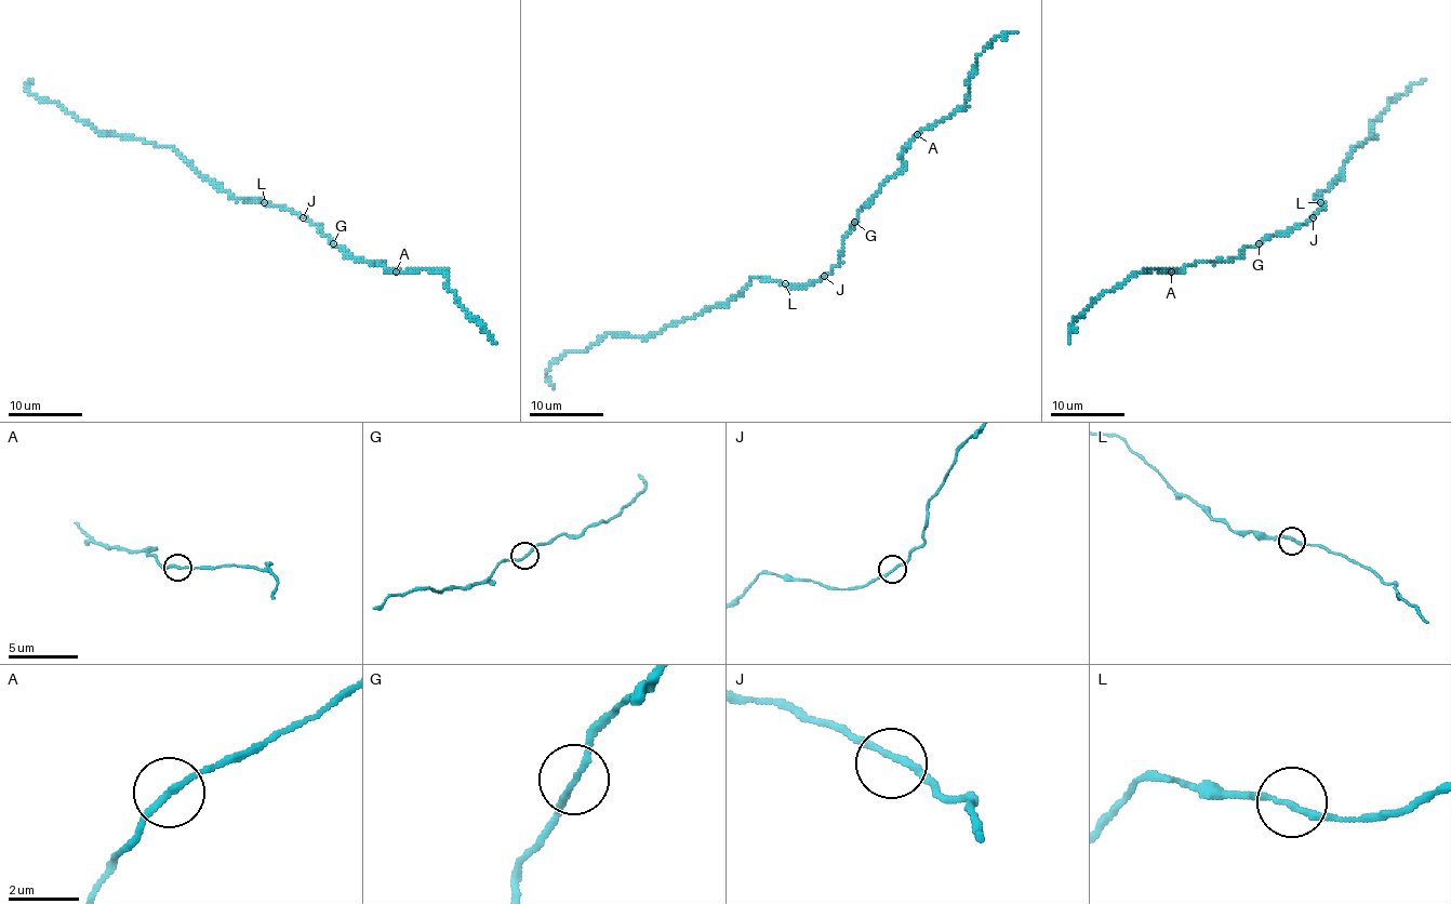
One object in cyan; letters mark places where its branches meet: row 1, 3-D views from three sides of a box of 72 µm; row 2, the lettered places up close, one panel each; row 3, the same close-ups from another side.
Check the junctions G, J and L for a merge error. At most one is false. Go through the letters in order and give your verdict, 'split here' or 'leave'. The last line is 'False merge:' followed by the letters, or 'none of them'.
G: leave
J: leave
L: leave
False merge: none of them

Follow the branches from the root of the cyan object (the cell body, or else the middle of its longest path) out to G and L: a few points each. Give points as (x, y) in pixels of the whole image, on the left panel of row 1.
G: (304, 216), (334, 243)
L: (304, 216), (264, 203)

